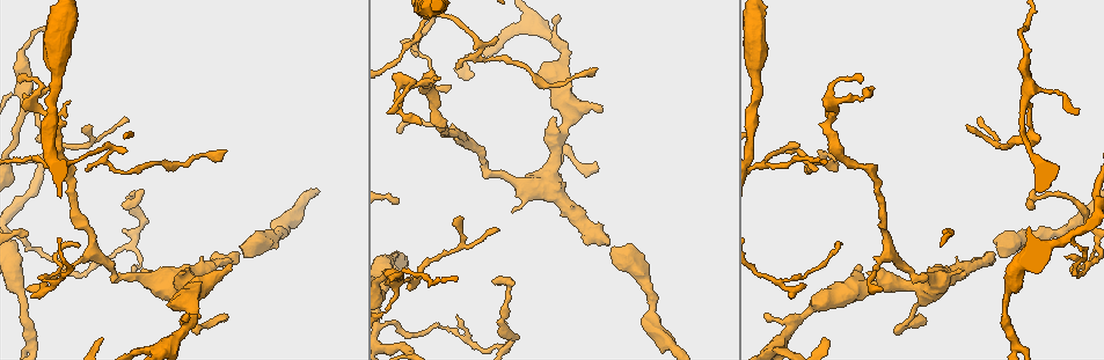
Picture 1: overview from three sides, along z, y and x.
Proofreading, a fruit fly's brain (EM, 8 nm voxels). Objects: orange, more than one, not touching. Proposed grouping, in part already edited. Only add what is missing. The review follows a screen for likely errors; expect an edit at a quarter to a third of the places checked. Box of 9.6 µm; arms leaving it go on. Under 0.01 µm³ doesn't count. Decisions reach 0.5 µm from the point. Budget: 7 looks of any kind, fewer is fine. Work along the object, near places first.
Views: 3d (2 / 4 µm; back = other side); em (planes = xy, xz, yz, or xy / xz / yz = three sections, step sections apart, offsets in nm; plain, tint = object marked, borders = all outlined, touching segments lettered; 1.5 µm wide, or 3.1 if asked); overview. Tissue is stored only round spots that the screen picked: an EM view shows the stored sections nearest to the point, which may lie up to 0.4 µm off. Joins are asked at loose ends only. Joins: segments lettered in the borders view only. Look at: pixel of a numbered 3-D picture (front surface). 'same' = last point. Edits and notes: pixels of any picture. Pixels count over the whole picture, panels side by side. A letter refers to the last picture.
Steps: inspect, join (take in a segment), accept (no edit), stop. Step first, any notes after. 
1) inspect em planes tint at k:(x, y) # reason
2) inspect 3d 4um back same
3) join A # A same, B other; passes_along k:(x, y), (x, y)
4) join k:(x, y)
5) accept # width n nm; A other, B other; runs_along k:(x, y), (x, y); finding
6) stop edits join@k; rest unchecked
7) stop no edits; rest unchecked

inspect 3d 4um at 1:(559, 17) # free end

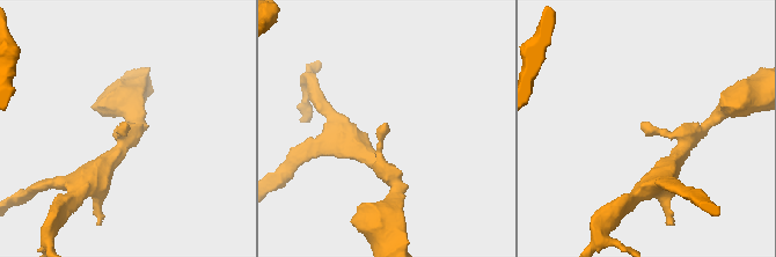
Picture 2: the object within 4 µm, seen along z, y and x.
inspect em planes borders at 2:(641, 124) # need the tissue

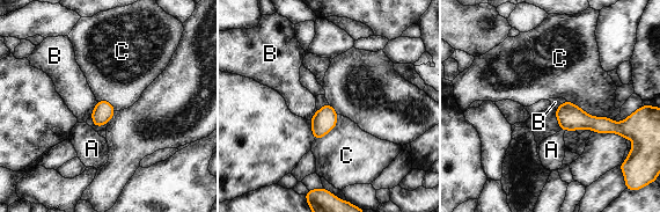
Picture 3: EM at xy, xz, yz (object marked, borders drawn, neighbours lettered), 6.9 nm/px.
accept # A other, B other, C other; border 3:(566, 100), (614, 122); no lettered segment goes on from it

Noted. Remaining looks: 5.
inspect 3d 4um at 1:(141, 269)

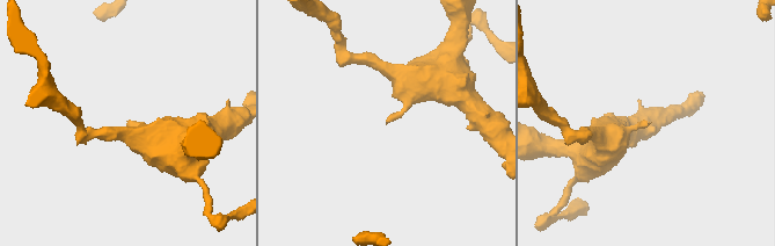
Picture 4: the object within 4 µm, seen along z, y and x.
inspect em xy step 8 tint at 4:(127, 123)

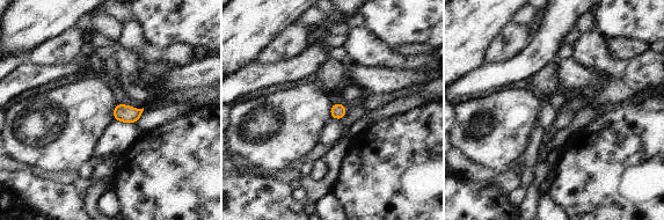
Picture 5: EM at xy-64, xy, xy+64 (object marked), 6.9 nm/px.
inspect em planes borders same # cut it another way

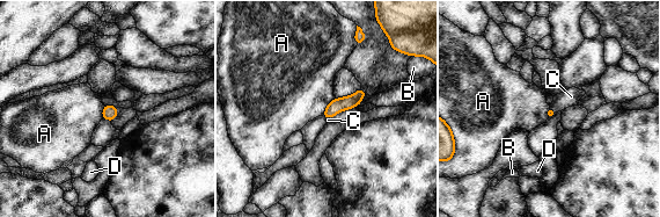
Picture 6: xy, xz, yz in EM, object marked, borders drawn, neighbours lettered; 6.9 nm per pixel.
join C # A other, B other, C same, D other; passes_along 6:(549, 113), (554, 110), (571, 96); it goes on there

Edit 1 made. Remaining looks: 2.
inspect 3d 2um at 1:(497, 228) # thin end

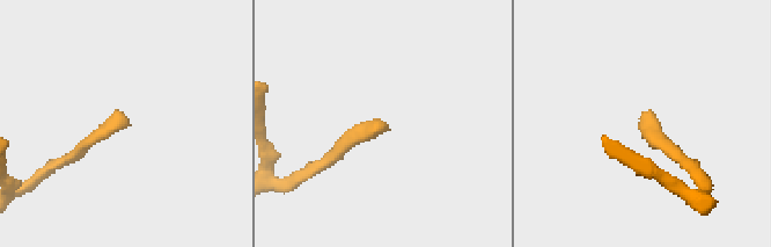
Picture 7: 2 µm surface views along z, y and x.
inspect em planes borders at 7:(643, 119) # now the EM

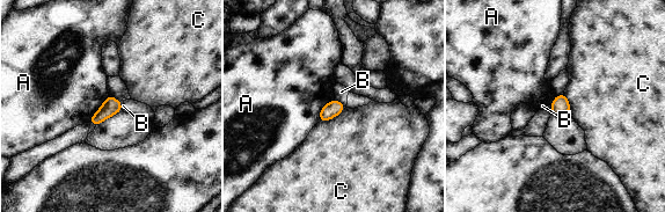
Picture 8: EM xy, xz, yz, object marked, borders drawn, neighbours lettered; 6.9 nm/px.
accept # longest_contact A 240 nm; A other, B other, C other; border 8:(109, 95), (87, 122); none of them fits

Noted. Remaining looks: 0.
stop edits join@6; rest unchecked

